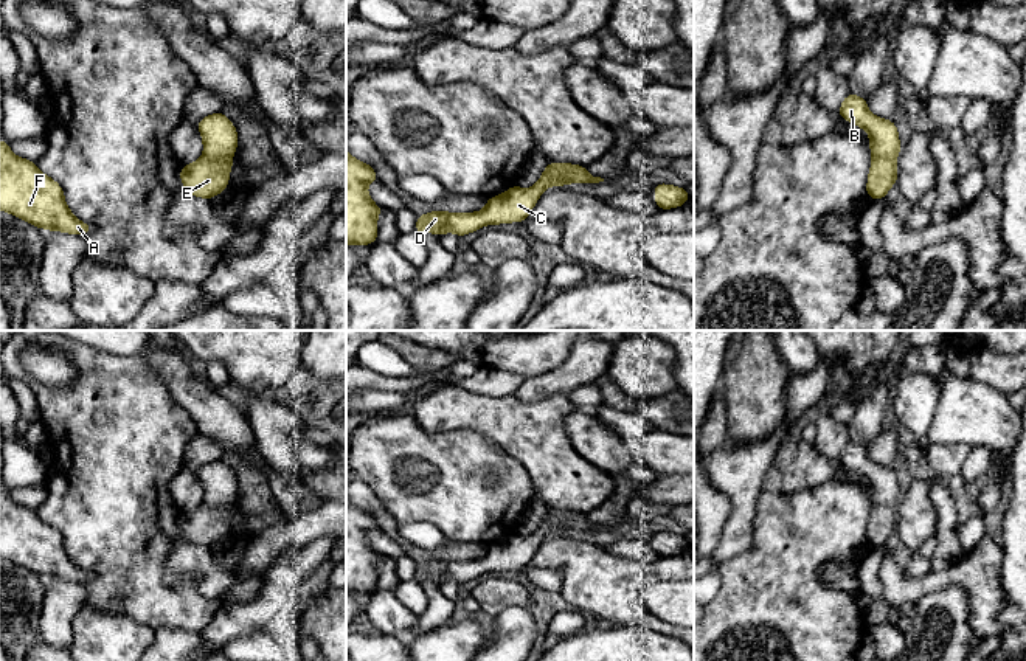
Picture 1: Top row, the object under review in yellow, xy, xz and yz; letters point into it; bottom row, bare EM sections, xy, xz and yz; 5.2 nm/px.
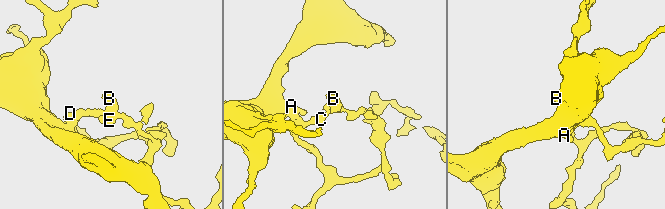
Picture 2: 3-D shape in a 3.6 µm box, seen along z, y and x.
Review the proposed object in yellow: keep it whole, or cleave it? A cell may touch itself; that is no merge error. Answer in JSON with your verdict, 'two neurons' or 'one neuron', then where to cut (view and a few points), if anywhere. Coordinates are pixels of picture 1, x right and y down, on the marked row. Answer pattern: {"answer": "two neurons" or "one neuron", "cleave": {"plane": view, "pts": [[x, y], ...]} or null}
{"answer": "two neurons", "cleave": {"plane": "xy", "pts": [[204, 154], [211, 159], [230, 157]]}}

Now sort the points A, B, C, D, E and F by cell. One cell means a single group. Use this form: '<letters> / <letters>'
A B C D F / E

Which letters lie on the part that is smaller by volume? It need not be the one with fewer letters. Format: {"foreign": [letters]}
{"foreign": ["E"]}

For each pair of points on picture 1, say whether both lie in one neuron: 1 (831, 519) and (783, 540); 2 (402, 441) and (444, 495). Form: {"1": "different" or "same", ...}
{"1": "same", "2": "same"}

